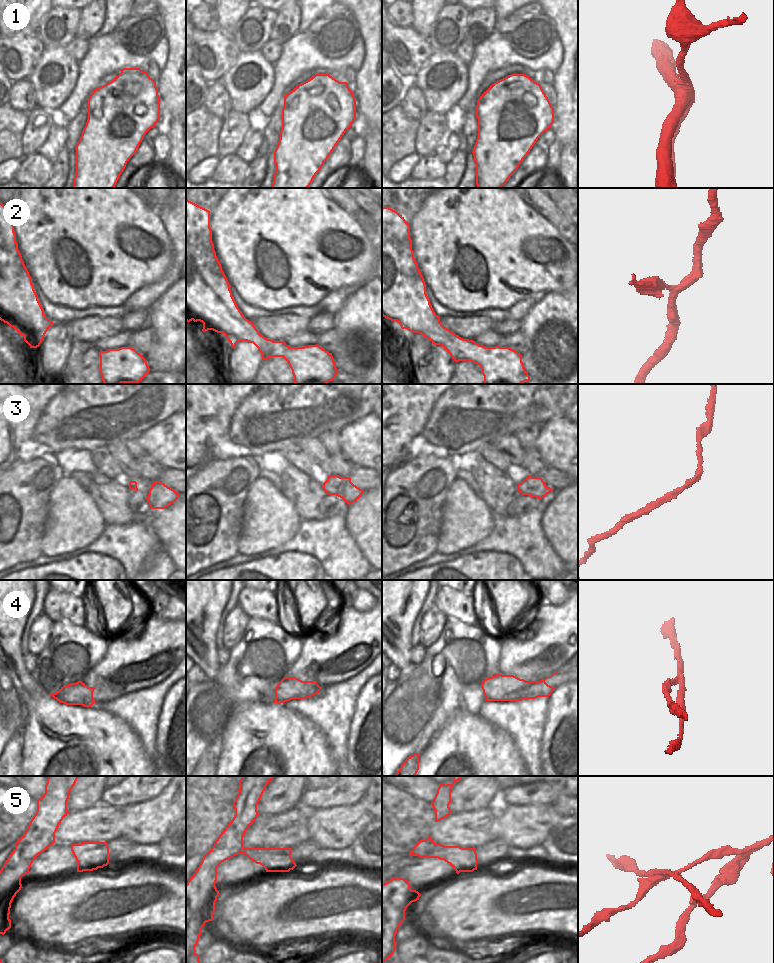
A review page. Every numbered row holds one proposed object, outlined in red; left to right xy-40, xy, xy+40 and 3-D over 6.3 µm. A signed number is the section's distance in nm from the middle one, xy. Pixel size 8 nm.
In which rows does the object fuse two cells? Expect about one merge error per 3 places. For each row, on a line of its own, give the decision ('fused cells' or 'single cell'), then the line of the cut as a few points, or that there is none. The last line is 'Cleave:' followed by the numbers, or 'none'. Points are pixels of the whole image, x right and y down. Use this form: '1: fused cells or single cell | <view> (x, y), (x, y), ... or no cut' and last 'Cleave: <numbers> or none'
1: fused cells | xy+40 (505, 107), (505, 117), (521, 119), (532, 131), (520, 163)
2: single cell | no cut
3: single cell | no cut
4: fused cells | xy (280, 681), (280, 696), (286, 701)
5: fused cells | xy (245, 848), (241, 852)
Cleave: 1, 4, 5

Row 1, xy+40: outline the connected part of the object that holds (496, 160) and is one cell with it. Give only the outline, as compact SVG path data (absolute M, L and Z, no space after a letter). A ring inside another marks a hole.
M505 108L503 113L493 114L489 122L483 120L482 125L478 126L478 137L472 151L476 163L476 185L478 188L501 188L504 186L521 164L520 159L525 150L524 146L532 137L533 131L524 125L522 119L511 122L504 117L507 111L508 109ZM519 131L522 131L524 135L517 142L509 144L508 139L513 135L517 136Z

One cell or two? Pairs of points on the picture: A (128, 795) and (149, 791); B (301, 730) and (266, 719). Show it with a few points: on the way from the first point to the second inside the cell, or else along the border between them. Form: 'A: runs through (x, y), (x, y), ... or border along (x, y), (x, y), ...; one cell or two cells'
A: runs through (133, 791), (144, 791); one cell
B: runs through (292, 730), (277, 730), (275, 728); one cell

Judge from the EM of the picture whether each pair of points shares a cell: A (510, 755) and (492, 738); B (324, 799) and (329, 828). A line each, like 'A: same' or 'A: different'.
A: same
B: different

